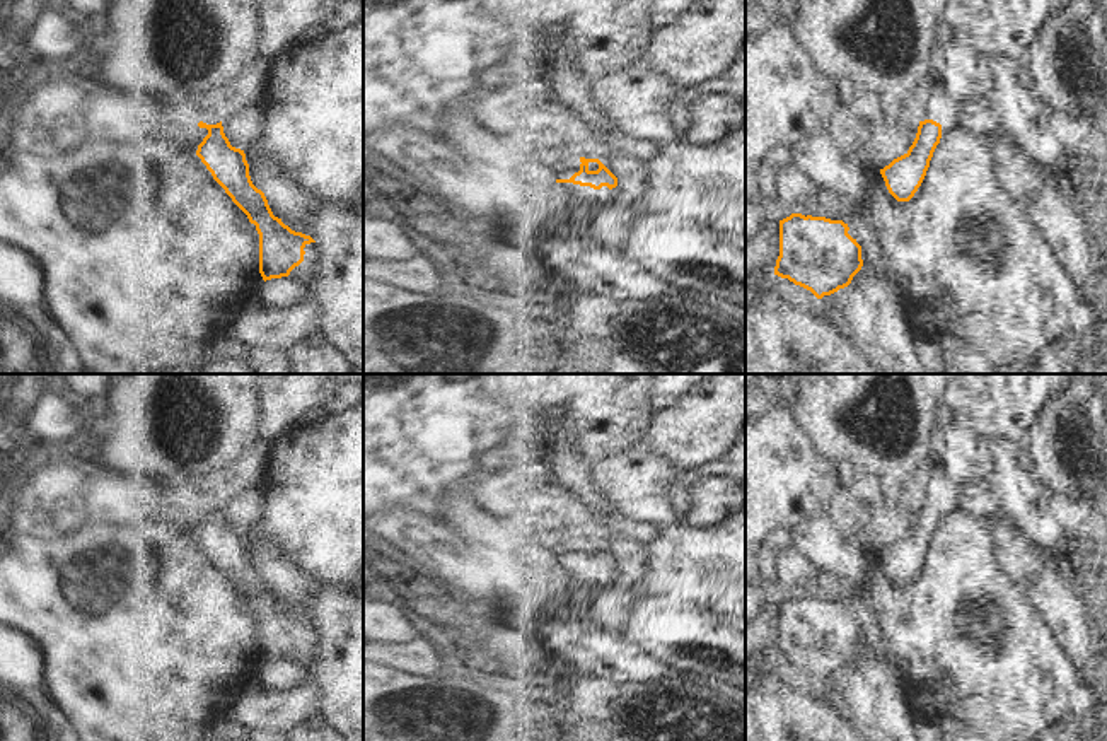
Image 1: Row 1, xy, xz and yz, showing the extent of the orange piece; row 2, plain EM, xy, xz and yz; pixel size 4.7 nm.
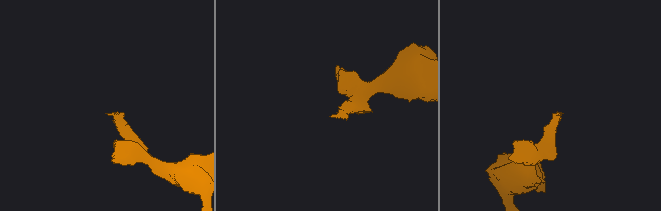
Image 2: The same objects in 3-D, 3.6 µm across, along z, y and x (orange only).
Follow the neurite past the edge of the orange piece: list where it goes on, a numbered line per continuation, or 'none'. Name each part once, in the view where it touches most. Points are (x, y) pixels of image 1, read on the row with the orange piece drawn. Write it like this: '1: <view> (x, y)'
1: xz (584, 198)

